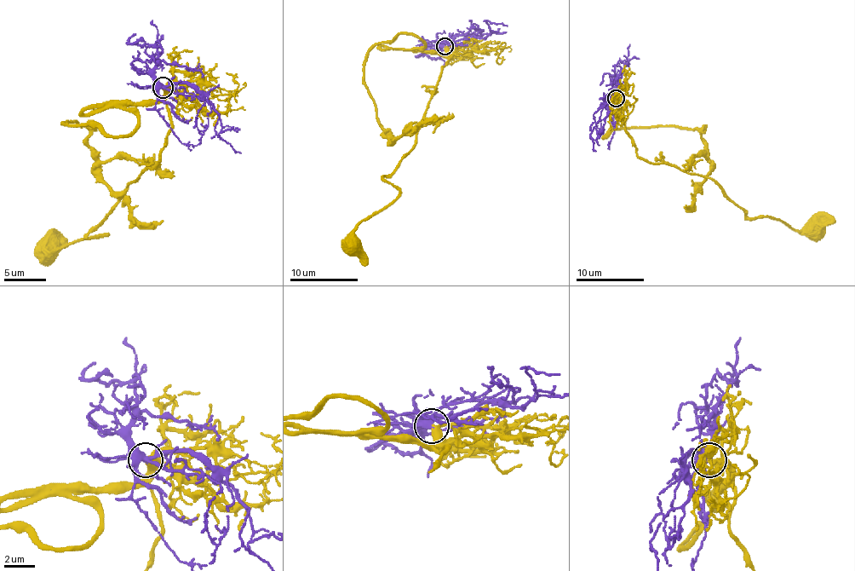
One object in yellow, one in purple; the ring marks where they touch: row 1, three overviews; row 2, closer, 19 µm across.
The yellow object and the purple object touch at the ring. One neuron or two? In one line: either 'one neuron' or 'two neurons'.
one neuron

